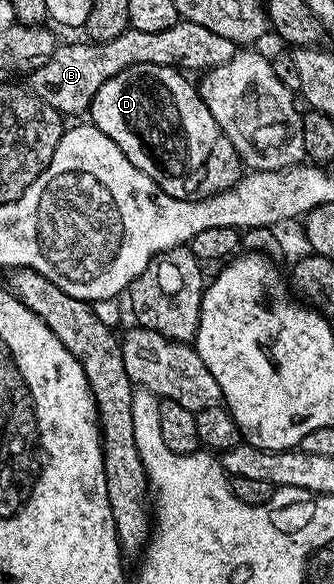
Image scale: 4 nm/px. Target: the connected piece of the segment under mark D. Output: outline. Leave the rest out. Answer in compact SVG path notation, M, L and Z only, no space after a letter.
M134 65L125 67L111 79L101 83L101 87L91 100L89 110L90 124L95 125L137 167L145 171L153 183L161 187L171 197L202 199L213 193L220 193L235 184L241 176L241 162L233 143L221 131L213 119L209 107L199 97L198 88L190 85L178 68L169 65Z

